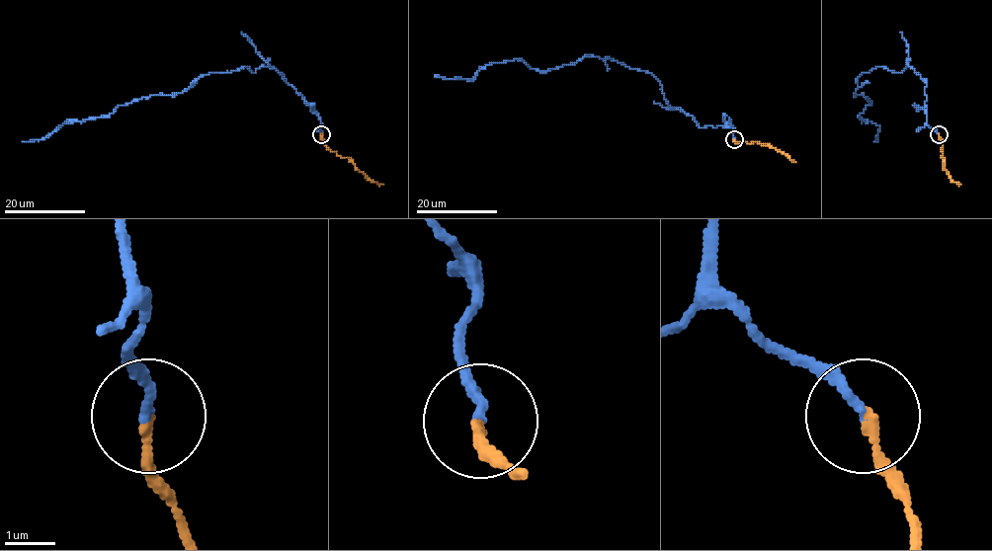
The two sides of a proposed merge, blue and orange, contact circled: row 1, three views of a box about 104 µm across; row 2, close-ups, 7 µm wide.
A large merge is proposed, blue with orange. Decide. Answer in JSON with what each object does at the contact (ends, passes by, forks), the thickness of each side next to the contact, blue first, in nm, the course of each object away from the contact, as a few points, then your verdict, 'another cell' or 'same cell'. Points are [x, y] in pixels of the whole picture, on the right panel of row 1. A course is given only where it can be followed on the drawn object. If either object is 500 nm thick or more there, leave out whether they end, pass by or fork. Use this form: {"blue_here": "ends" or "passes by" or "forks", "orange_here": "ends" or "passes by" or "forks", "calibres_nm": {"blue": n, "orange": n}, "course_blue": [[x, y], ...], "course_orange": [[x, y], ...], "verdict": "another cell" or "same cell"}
{"blue_here": "ends", "orange_here": "ends", "calibres_nm": {"blue": 200, "orange": 180}, "course_blue": [[938, 133], [926, 82], [906, 66], [875, 67], [855, 93], [869, 102], [858, 117], [879, 126], [874, 142]], "course_orange": [[938, 133], [943, 166], [960, 185]], "verdict": "same cell"}

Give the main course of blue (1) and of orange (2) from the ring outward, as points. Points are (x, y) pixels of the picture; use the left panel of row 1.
1: (322, 133), (308, 105), (261, 66), (205, 74), (179, 93), (69, 119), (23, 142)
2: (322, 133), (329, 150), (347, 158), (370, 180), (382, 185)

